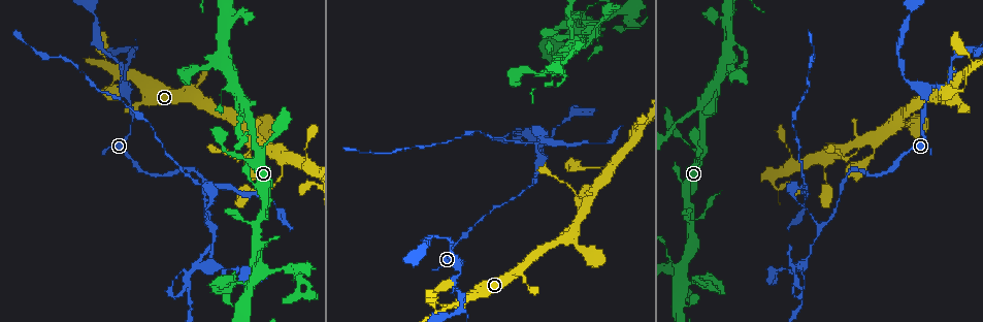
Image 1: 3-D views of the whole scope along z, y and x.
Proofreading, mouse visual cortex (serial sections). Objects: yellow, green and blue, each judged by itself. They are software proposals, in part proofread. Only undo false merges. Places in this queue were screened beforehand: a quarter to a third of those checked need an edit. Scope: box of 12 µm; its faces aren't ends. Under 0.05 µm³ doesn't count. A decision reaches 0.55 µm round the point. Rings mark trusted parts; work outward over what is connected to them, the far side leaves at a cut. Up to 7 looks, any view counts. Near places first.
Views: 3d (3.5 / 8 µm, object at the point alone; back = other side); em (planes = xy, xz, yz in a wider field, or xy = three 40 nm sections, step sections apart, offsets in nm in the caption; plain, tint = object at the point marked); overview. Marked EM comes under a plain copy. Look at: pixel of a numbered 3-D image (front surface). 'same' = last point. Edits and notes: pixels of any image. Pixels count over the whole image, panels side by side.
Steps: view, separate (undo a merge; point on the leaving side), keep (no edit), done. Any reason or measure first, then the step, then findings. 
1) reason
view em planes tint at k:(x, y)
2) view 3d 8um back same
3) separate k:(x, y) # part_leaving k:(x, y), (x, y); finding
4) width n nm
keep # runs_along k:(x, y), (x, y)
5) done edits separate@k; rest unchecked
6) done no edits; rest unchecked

sharp bend
view 3d 8um at 1:(245, 112)

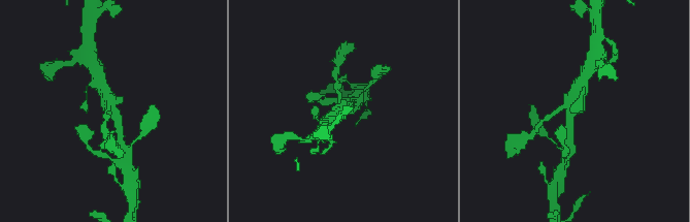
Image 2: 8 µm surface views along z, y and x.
view 3d 3.5um back at 2:(344, 102)

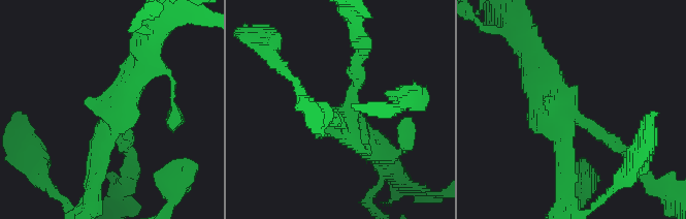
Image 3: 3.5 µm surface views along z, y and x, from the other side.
arms 3; arm_widths 200, 200, 350 nm; shape alone is not enough
view em xy step 2 tint at 3:(342, 122)

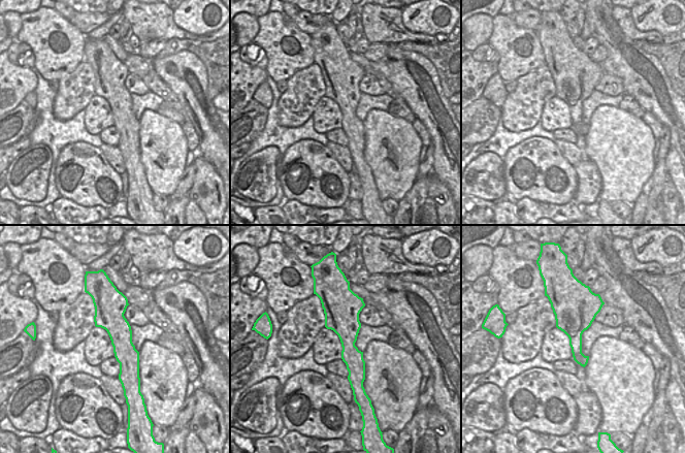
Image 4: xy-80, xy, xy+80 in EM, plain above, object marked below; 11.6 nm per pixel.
keep # runs_along 4:(339, 296), (356, 384); all the same cell

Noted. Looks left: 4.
small branch off a trunk
view 3d 8um at 1:(684, 266)

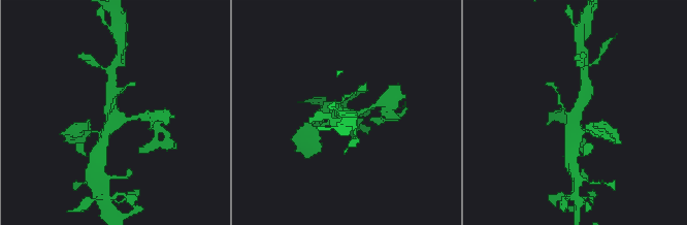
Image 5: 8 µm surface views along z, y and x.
arms 4; arm_widths 150, 150, 300, 350 nm
view em planes tint at 5:(116, 115)

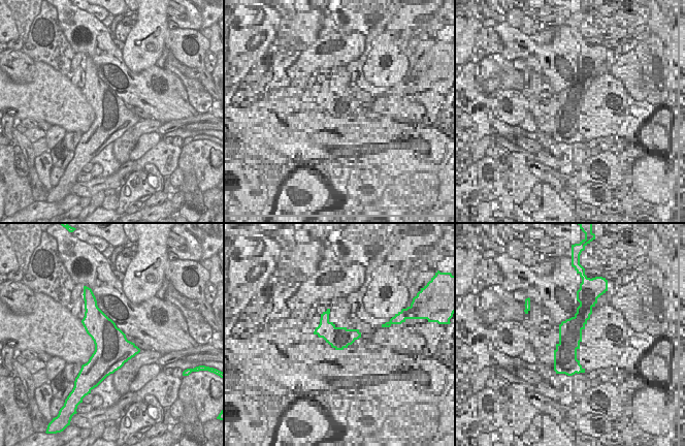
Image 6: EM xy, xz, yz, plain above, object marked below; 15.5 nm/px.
keep # runs_along 5:(111, 89), (115, 123), (96, 131); all the same cell

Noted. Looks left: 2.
branch point
view 3d 3.5um at 1:(538, 134)

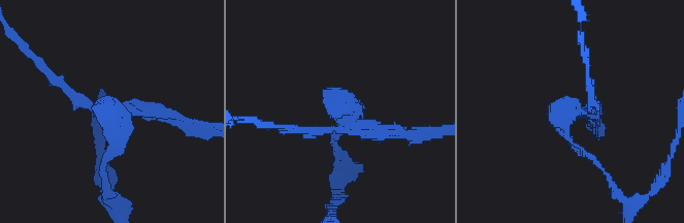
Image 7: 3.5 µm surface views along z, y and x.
arms 3; arm_widths 150, 150, 200 nm; shape alone is not enough
view em xy step 3 tint at 7:(110, 115)

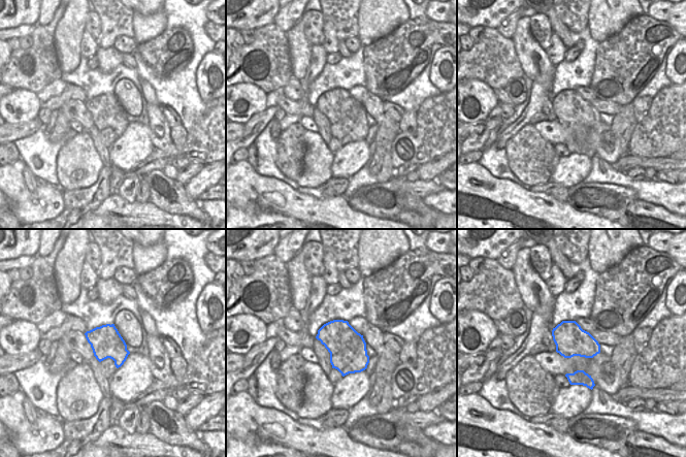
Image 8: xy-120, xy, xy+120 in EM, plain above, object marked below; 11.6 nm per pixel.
separate 7:(164, 115) # two cells meet here

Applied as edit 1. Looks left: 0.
done edits separate@7; rest unchecked

